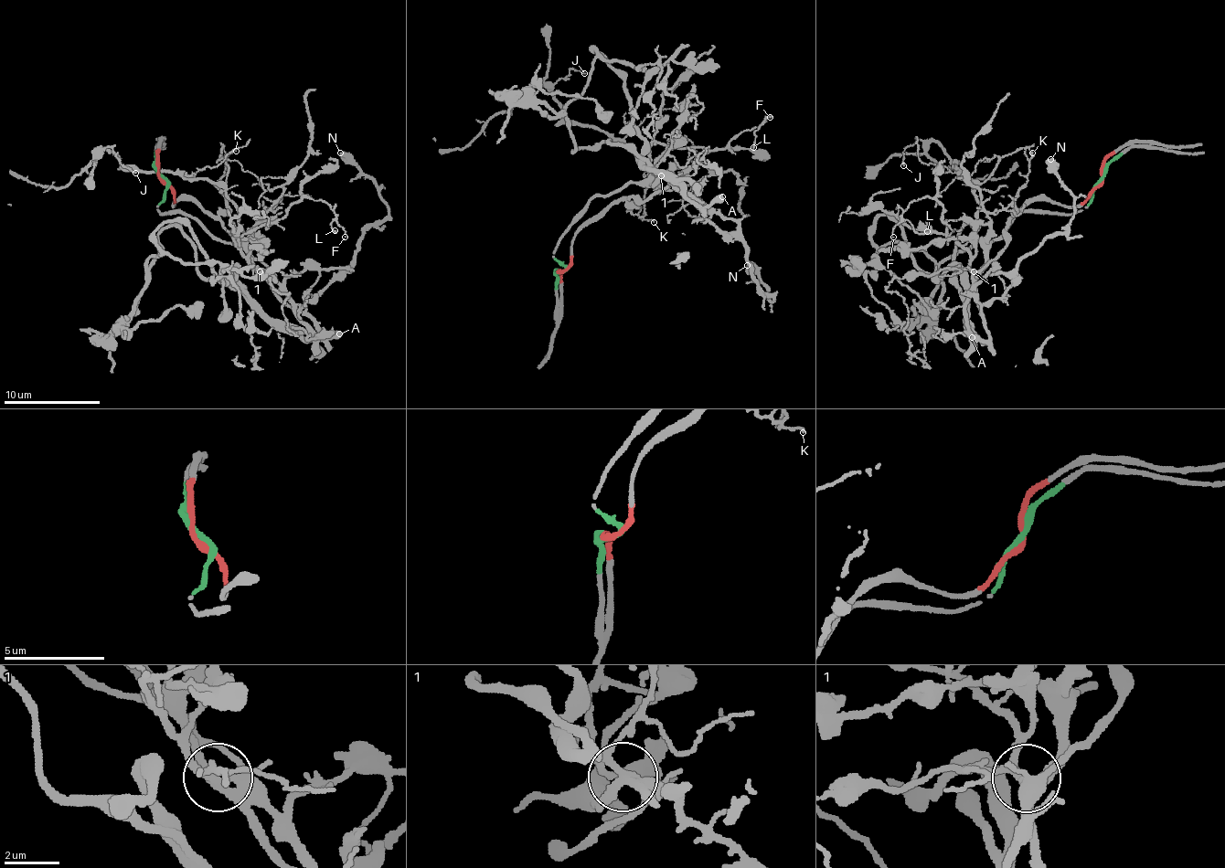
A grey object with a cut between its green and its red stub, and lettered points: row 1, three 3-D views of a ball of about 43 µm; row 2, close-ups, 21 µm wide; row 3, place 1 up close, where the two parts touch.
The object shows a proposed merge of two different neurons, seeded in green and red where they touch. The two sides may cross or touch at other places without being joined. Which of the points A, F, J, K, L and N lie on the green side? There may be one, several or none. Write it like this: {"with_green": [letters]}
{"with_green": ["A", "J"]}

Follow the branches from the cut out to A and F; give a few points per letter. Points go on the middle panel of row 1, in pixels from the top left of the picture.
A: (561, 272), (558, 245), (595, 196), (661, 178), (701, 207), (722, 195)
F: (560, 272), (589, 220), (621, 199), (648, 201), (667, 183), (648, 163), (655, 142), (714, 149), (770, 117)

